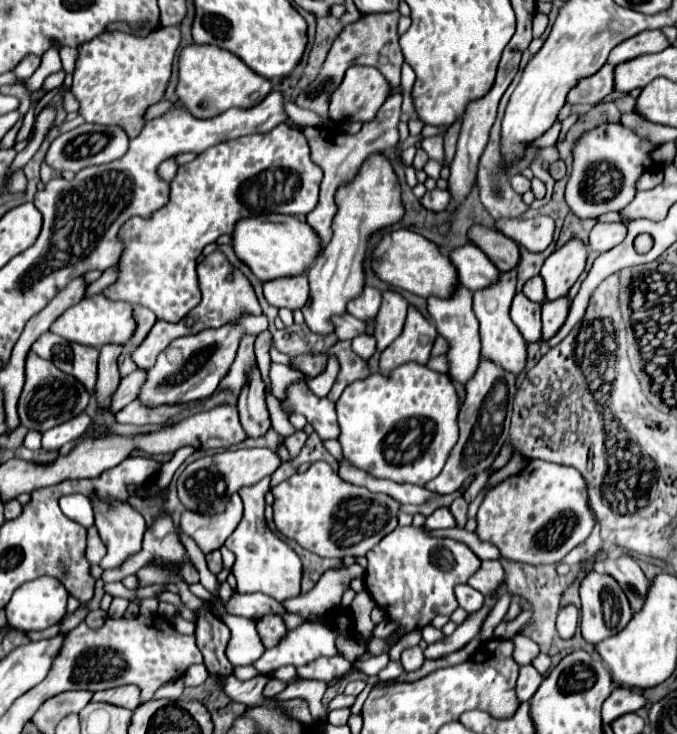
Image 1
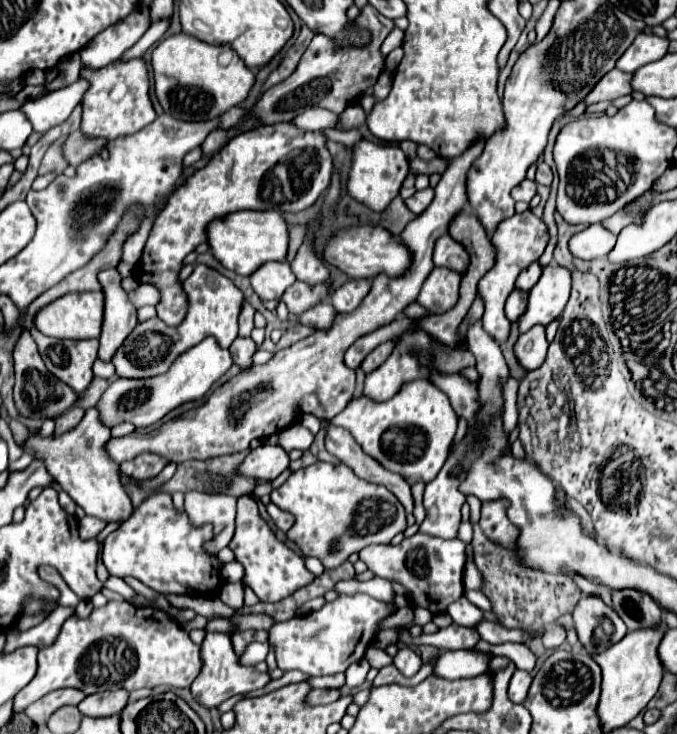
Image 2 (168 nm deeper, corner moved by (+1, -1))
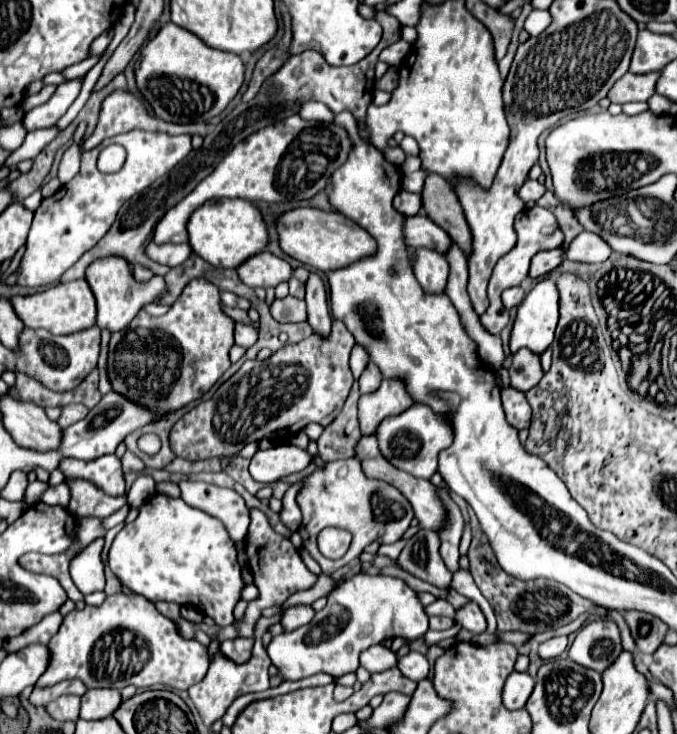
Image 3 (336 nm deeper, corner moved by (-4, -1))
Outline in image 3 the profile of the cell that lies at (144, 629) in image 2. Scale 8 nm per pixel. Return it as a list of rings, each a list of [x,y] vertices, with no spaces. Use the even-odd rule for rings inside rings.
[[[113,594],[107,596],[101,606],[85,606],[83,610],[73,610],[63,618],[59,632],[49,640],[49,666],[45,674],[39,678],[35,688],[49,688],[63,680],[81,680],[89,690],[91,688],[117,688],[123,690],[125,686],[133,684],[137,688],[150,690],[167,689],[177,692],[187,691],[201,682],[201,678],[209,670],[209,652],[207,646],[199,644],[197,640],[187,640],[179,634],[177,624],[163,614],[157,612],[155,604],[147,598],[135,594]]]

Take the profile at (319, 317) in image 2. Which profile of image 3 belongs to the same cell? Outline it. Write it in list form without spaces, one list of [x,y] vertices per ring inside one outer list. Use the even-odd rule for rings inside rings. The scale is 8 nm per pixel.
[[[287,296],[285,300],[275,300],[271,306],[271,314],[277,322],[305,322],[305,300],[297,300],[291,296]]]

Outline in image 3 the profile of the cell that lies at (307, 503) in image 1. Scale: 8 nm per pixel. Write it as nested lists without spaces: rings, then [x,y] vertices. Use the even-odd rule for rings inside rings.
[[[355,458],[327,462],[323,468],[317,468],[313,474],[303,478],[301,484],[303,486],[297,494],[297,504],[303,512],[303,524],[297,532],[303,538],[305,550],[315,558],[315,562],[321,566],[325,574],[333,574],[341,566],[349,564],[371,542],[397,542],[409,530],[409,524],[413,520],[413,510],[407,498],[403,498],[403,494],[399,494],[399,490],[395,490],[391,484],[367,478],[361,470],[359,460]],[[329,526],[337,526],[353,534],[351,548],[341,560],[327,560],[317,548],[317,534]]]

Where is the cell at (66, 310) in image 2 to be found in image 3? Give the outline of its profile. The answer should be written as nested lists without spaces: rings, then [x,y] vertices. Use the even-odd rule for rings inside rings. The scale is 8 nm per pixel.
[[[87,280],[69,282],[69,284],[55,284],[39,294],[25,296],[25,298],[15,296],[11,304],[27,328],[45,328],[55,336],[87,330],[87,328],[95,326],[95,320],[97,320],[95,296],[93,296],[91,288],[87,286]]]

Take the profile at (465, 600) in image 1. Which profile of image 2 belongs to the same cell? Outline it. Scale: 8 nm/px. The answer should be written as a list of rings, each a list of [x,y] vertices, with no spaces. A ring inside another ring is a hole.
[[[464,596],[458,600],[458,602],[452,602],[446,610],[452,620],[458,624],[458,626],[466,626],[466,628],[474,628],[480,624],[480,620],[484,618],[482,610],[478,610],[472,602],[468,602]]]

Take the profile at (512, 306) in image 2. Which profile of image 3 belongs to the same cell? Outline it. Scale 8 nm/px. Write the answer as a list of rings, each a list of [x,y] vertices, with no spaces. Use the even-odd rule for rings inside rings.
[[[519,286],[509,288],[509,290],[505,290],[505,292],[503,292],[503,304],[505,304],[505,308],[507,308],[507,310],[517,308],[517,306],[523,302],[523,298],[525,298],[525,290],[523,290],[523,288],[519,288]]]

